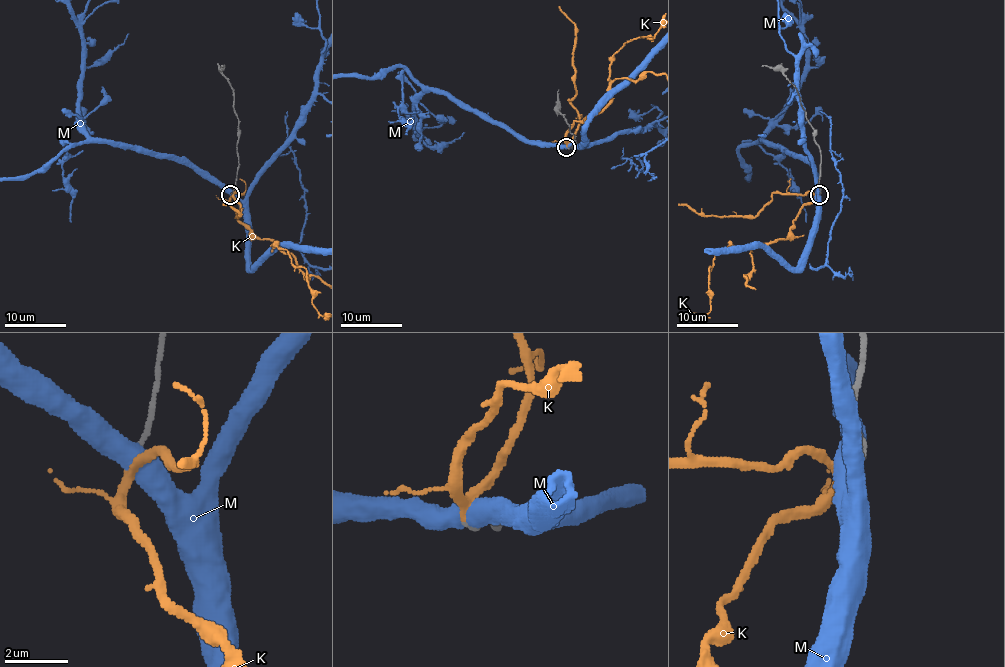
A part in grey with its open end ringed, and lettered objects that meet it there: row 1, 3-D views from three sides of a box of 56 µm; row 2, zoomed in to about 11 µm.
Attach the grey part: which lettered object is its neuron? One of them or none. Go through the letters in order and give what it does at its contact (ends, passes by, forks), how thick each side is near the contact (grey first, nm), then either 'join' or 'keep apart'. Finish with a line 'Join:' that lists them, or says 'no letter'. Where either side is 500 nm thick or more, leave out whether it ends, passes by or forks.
K: it passes by; 130 nm thick on the grey side, 180 nm on the other; join
M: 140 nm thick on the grey side, 550 nm on the other; keep apart
Join: K

